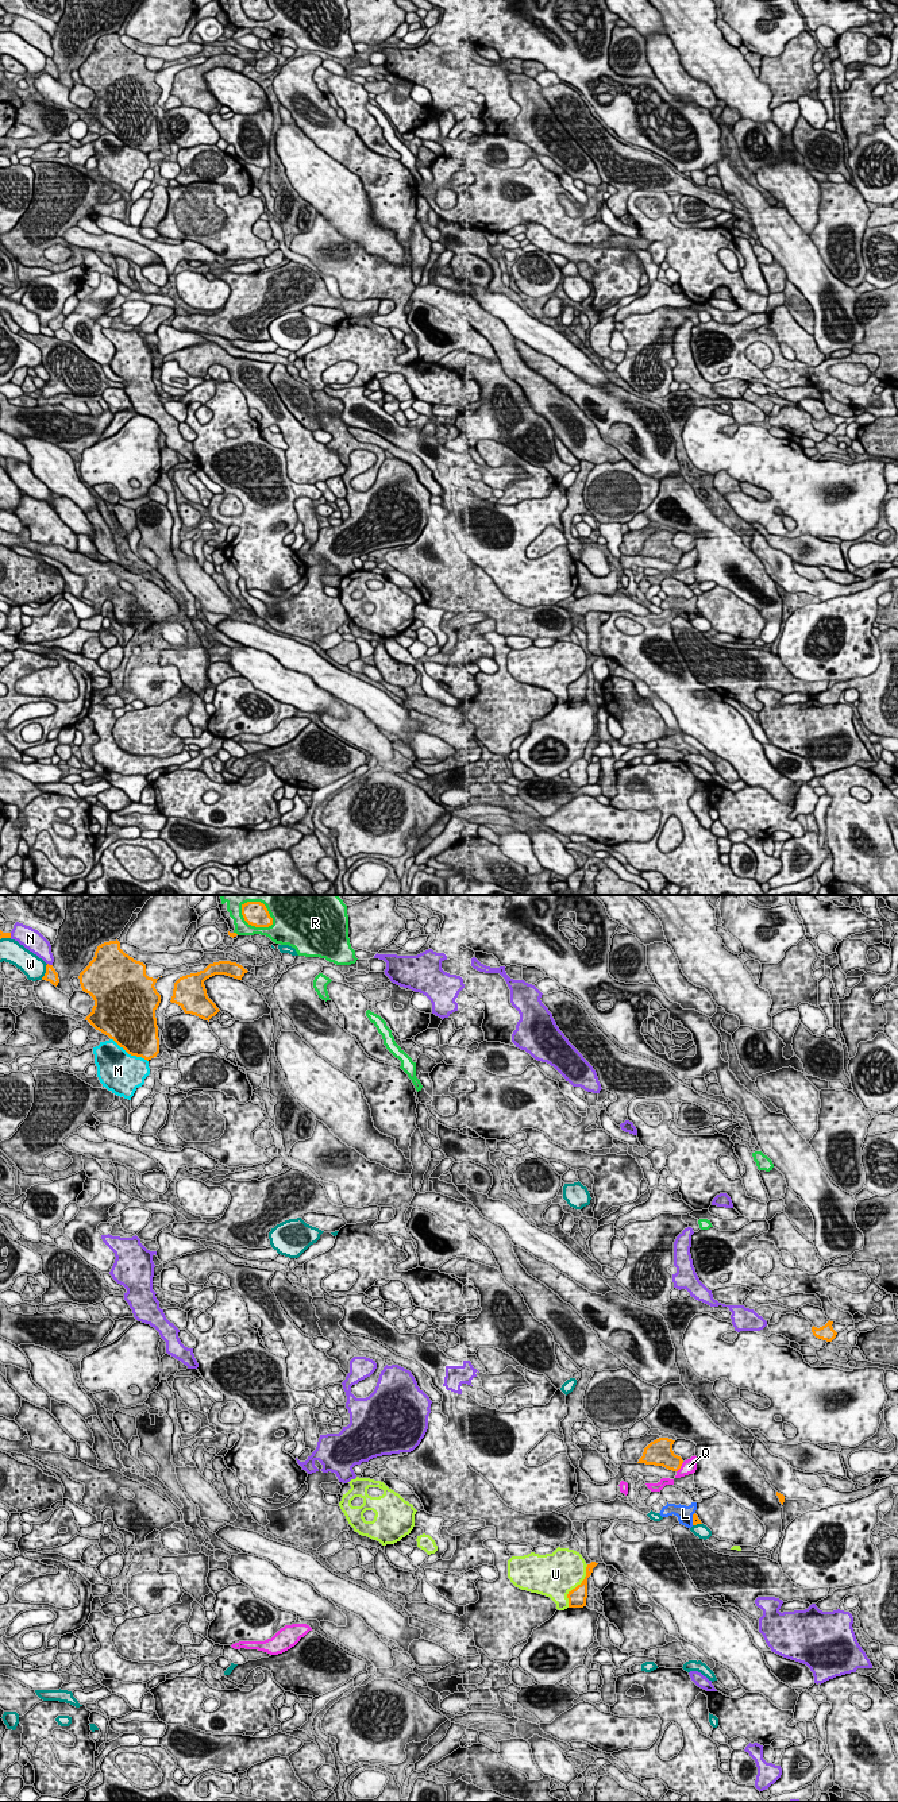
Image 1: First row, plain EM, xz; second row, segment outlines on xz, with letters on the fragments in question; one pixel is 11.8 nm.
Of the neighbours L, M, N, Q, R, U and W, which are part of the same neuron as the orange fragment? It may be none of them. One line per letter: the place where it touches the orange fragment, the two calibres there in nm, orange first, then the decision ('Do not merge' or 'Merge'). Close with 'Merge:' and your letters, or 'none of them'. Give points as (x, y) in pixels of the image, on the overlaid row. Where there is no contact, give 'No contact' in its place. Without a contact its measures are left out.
L: Touches orange at xz (693, 1519). Thickness 90 nm (orange) against 190 nm. Merge
M: Touches orange at xz (130, 1053). Thickness 480 nm (orange) against 480 nm. Do not merge
N: Touches orange at xz (50, 965). Thickness 140 nm (orange) against 220 nm. Do not merge
Q: Touches orange at xz (679, 1467). Thickness 260 nm (orange) against 170 nm. Do not merge
R: Touches orange at xz (262, 903). Thickness 280 nm (orange) against 460 nm. Do not merge
U: Touches orange at xz (578, 1585). Thickness 220 nm (orange) against 500 nm. Do not merge
W: Touches orange at xz (46, 972). Thickness 140 nm (orange) against 280 nm. Do not merge
Merge: L

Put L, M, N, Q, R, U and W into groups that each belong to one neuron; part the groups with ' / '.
L / M / N / Q / R / U / W

